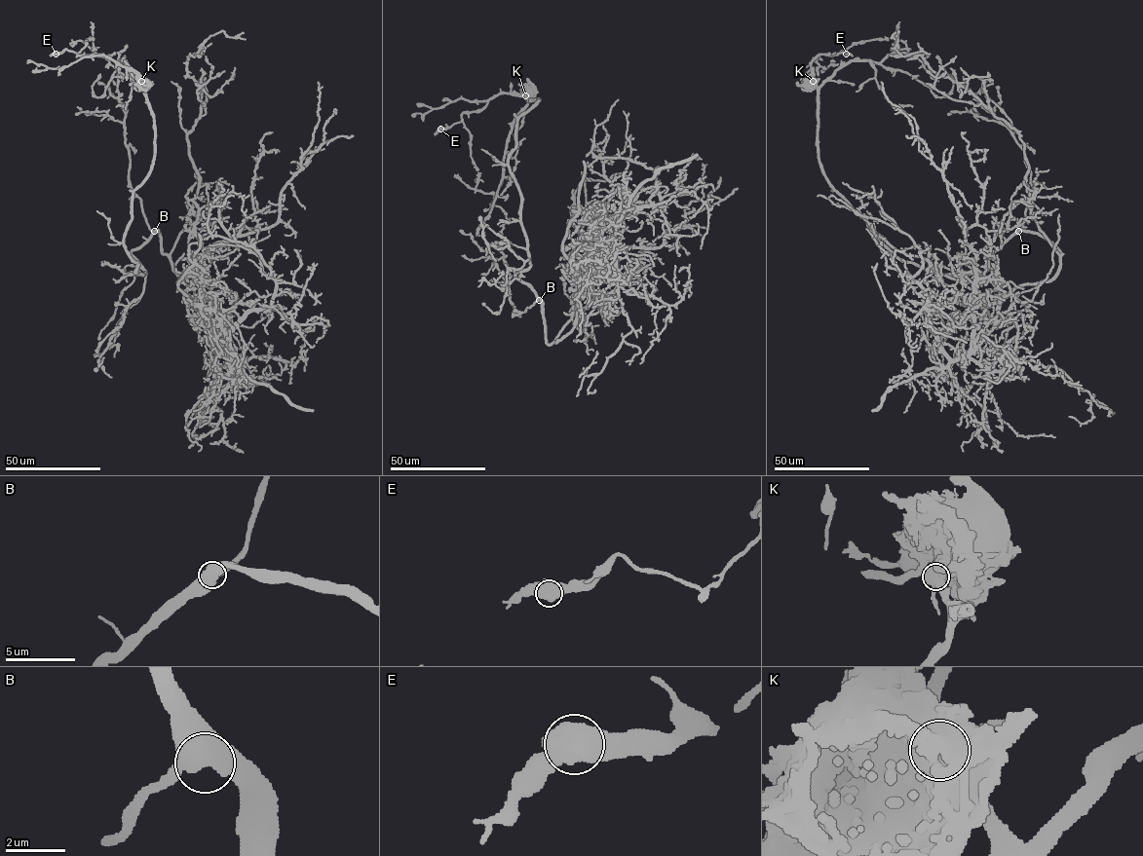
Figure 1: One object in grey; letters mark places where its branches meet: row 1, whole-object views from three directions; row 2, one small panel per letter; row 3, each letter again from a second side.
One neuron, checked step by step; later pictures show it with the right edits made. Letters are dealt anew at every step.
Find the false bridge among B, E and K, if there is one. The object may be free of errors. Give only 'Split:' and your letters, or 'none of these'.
Split: K

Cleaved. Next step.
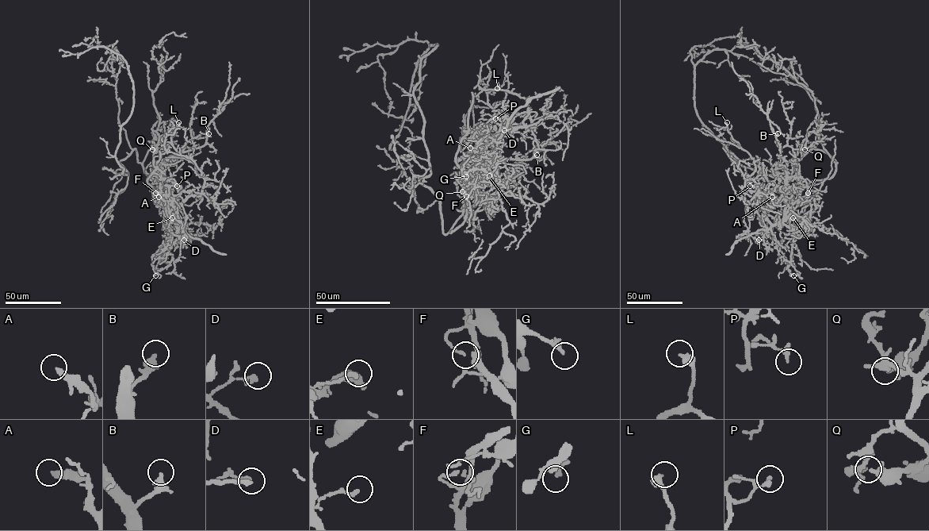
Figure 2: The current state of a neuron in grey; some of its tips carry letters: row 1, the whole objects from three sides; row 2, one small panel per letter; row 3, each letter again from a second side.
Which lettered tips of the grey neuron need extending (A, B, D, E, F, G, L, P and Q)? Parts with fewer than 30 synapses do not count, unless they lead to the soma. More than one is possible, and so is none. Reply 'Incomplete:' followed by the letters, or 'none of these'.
Incomplete: none of these

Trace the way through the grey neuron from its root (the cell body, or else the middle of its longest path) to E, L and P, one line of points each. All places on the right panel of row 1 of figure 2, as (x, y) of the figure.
E: (803, 155), (812, 148), (822, 150), (837, 163), (836, 171), (811, 187), (786, 217), (793, 217)
L: (803, 155), (822, 150), (836, 171), (762, 209), (749, 178), (754, 160), (727, 122)
P: (803, 155), (812, 148), (822, 150), (837, 163), (836, 171), (785, 193), (770, 205), (757, 186), (750, 186)

